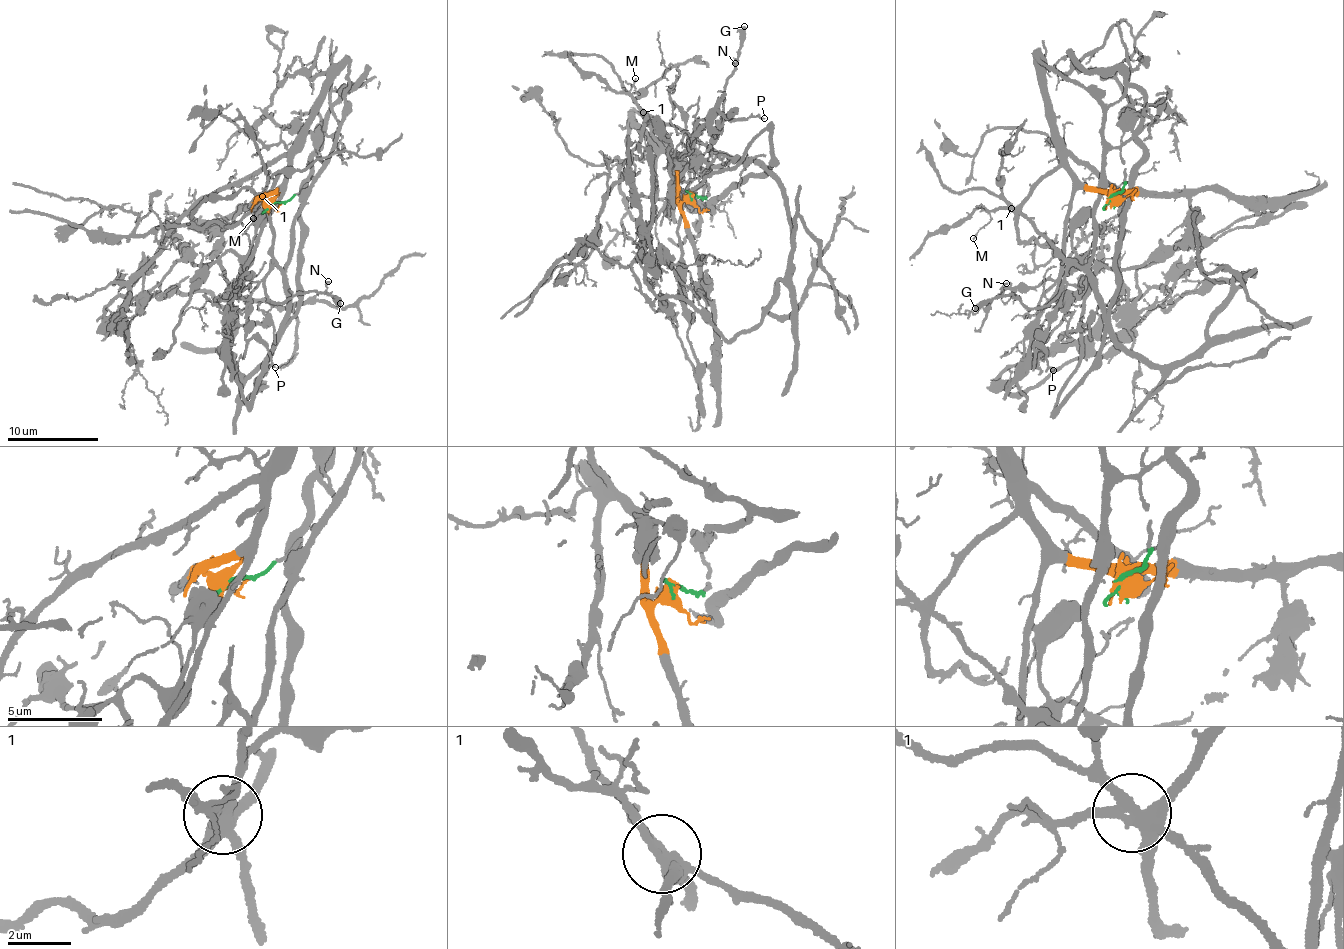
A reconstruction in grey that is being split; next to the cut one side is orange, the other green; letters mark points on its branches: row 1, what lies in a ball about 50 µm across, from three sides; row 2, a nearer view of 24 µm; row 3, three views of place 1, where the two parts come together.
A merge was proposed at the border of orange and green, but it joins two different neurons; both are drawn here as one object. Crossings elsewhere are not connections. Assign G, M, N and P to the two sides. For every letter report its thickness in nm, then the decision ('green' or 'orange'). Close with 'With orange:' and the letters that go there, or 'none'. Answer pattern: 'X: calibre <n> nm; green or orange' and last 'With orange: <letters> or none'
G: calibre 480 nm; green
M: calibre 110 nm; orange
N: calibre 120 nm; green
P: calibre 180 nm; green
With orange: M

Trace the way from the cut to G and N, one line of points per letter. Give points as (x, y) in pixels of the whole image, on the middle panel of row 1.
G: (690, 195), (706, 199), (709, 193), (704, 169), (729, 161), (713, 148), (723, 97), (743, 25)
N: (690, 195), (706, 199), (709, 193), (704, 169), (729, 161), (713, 148), (725, 87), (735, 64)

